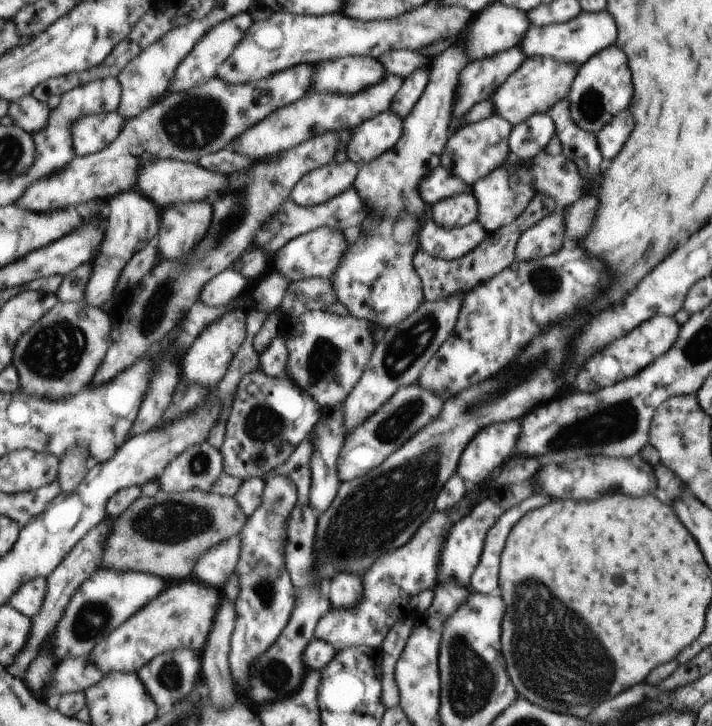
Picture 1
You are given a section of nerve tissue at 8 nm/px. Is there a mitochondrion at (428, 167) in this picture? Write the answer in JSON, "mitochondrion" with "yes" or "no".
{"mitochondrion":"no"}

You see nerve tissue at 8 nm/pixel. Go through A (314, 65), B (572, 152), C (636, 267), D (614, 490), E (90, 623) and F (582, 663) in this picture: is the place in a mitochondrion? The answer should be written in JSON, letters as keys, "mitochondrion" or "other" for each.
{"A":"other","B":"other","C":"other","D":"other","E":"mitochondrion","F":"mitochondrion"}

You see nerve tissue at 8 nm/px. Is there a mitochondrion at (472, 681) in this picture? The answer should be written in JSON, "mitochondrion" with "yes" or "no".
{"mitochondrion":"yes"}

